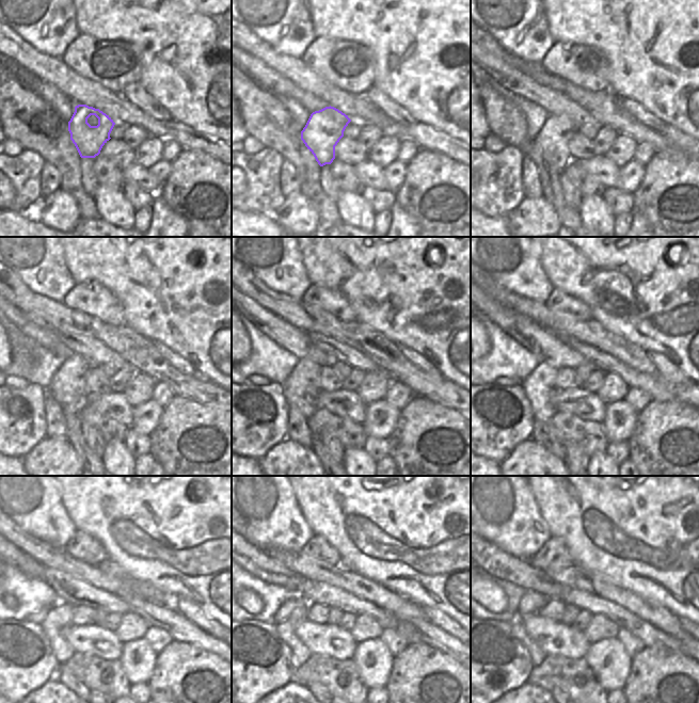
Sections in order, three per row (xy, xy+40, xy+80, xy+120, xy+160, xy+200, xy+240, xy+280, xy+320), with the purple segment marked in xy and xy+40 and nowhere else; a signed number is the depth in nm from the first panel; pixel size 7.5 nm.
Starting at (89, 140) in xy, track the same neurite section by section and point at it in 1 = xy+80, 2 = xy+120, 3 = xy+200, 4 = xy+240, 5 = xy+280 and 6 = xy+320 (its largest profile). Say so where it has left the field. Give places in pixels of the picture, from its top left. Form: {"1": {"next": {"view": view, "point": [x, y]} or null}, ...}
{"1": {"next": {"view": "xy+80", "point": [553, 139]}}, "2": {"next": {"view": "xy+120", "point": [67, 387]}}, "3": {"next": {"view": "xy+200", "point": [539, 386]}}, "4": {"next": {"view": "xy+240", "point": [60, 616]}}, "5": {"next": {"view": "xy+280", "point": [300, 653]}}, "6": {"next": {"view": "xy+320", "point": [538, 655]}}}

